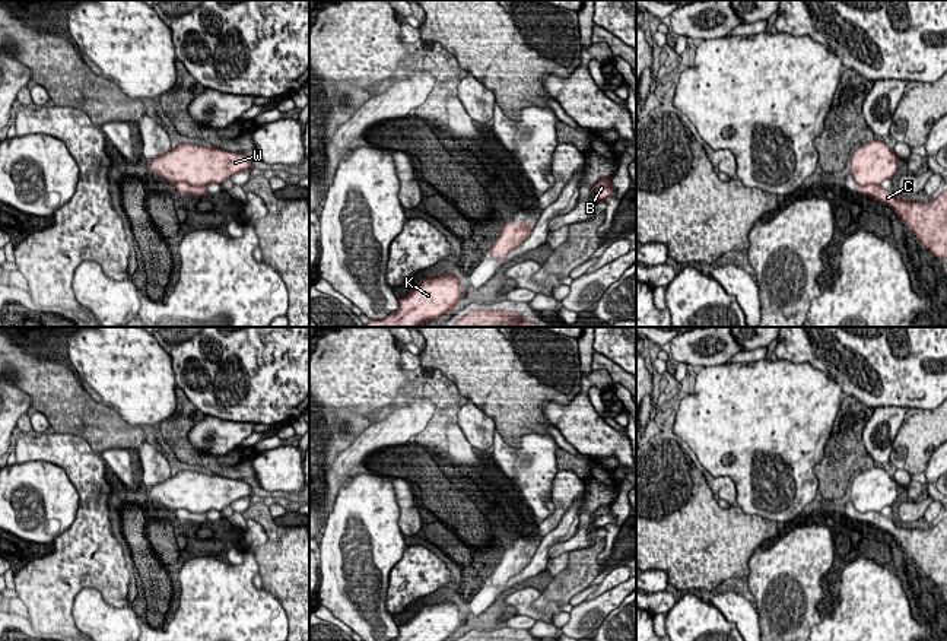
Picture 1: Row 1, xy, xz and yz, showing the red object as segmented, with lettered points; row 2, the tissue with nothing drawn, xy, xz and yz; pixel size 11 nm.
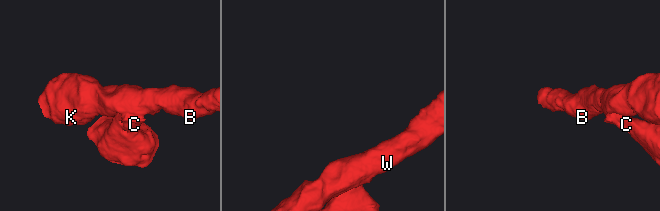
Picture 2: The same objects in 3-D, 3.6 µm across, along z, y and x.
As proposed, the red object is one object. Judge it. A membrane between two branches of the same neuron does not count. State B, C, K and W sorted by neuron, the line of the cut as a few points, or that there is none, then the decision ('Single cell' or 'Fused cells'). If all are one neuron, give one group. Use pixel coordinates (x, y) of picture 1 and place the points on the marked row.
Groups: B K W / C. Split along xy (175, 181), (188, 184), (191, 194). Fused cells

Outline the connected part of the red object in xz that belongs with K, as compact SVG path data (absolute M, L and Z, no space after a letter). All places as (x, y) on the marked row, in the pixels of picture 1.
M452 272L425 277L404 298L398 298L397 311L382 320L371 320L365 327L422 327L442 318L463 299L460 280L460 275Z

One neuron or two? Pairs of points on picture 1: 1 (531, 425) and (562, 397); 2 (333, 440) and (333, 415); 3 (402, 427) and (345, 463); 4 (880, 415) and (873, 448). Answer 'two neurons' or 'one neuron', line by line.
1: one neuron
2: two neurons
3: one neuron
4: one neuron

